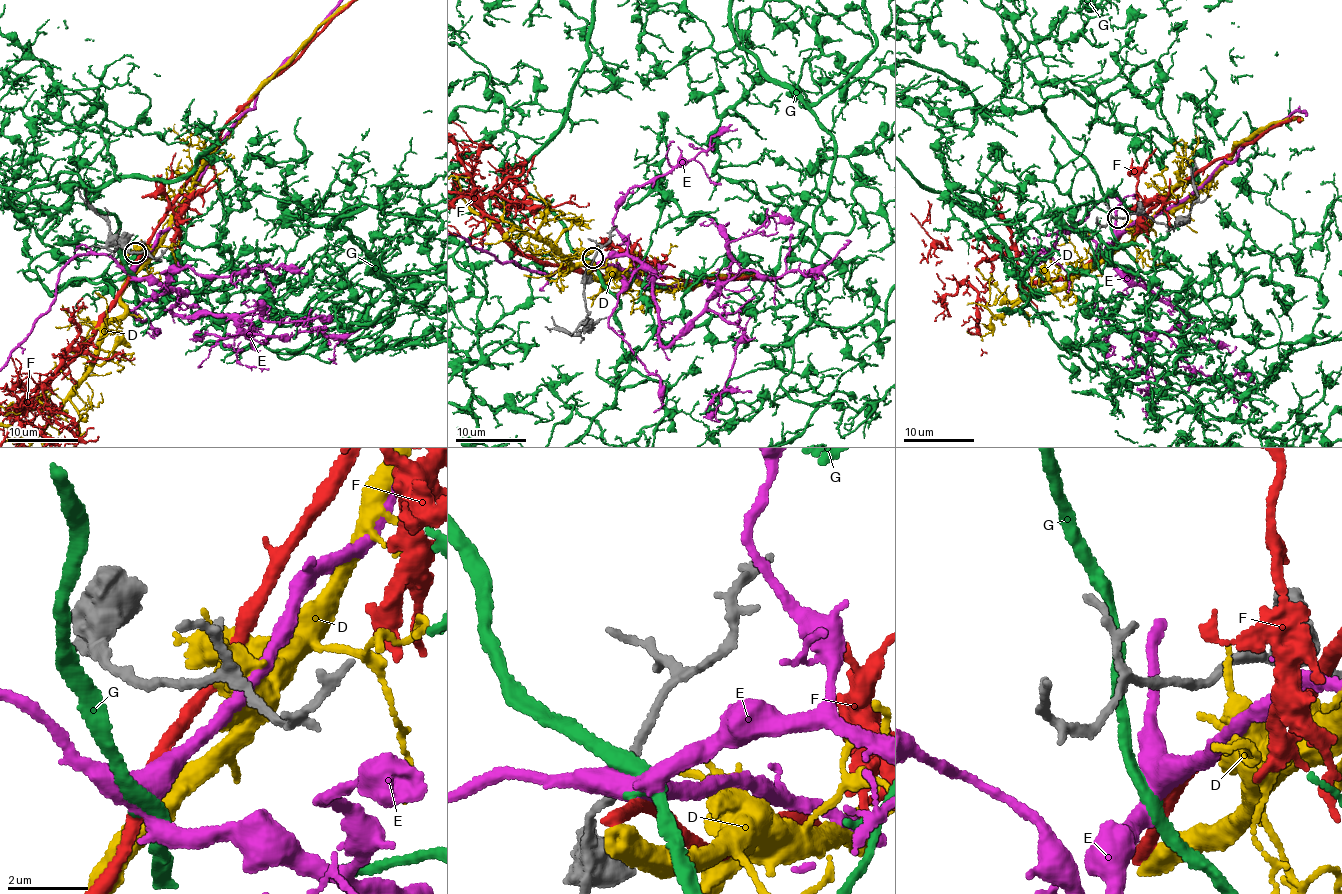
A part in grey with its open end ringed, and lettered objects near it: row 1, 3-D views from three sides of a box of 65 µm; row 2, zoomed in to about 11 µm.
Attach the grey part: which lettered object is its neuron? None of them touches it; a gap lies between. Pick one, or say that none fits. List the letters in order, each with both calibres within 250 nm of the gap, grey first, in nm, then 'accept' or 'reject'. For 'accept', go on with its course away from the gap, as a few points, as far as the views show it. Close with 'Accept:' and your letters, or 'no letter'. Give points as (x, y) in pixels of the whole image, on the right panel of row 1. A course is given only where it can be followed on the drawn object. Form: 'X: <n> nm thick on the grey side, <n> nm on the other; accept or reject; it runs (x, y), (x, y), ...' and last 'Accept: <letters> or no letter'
D: 200 nm thick on the grey side, 190 nm on the other; reject
E: 200 nm thick on the grey side, 360 nm on the other; reject
F: 200 nm thick on the grey side, 320 nm on the other; reject
G: 200 nm thick on the grey side, 280 nm on the other; accept
Accept: G

